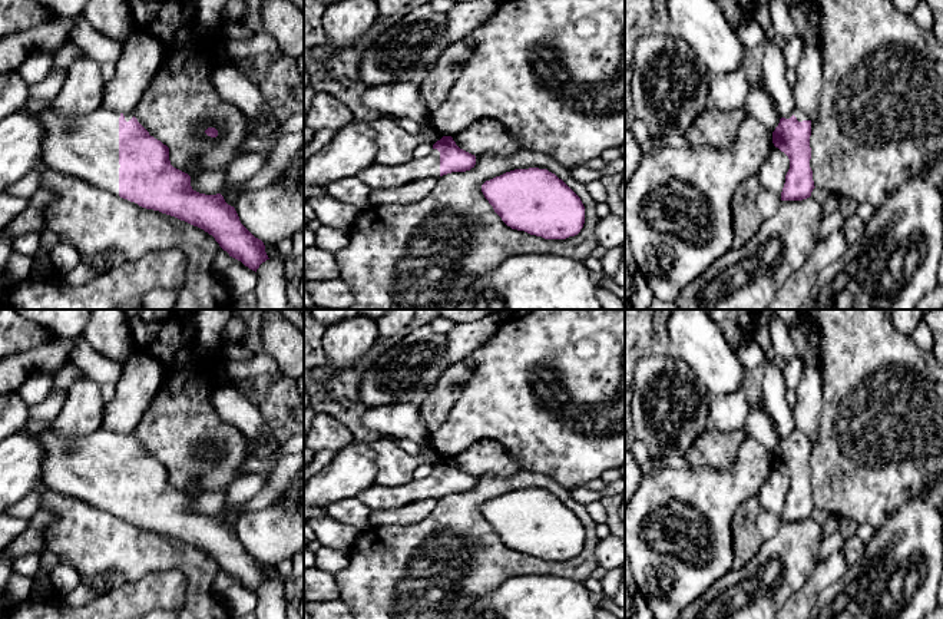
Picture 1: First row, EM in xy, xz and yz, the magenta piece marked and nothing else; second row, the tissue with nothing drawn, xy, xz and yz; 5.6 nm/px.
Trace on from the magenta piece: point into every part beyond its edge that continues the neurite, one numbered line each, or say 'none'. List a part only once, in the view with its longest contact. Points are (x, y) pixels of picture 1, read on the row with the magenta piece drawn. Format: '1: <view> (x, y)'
1: xy (88, 148)

